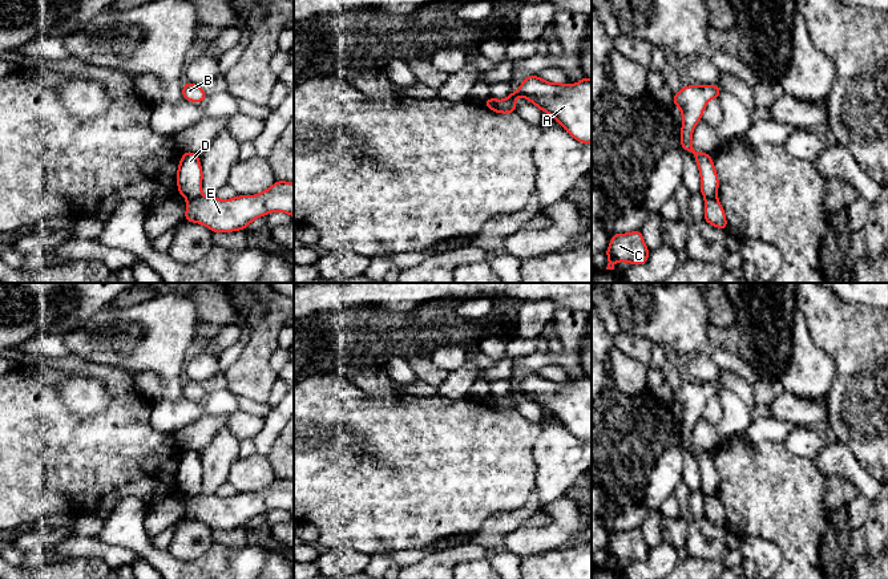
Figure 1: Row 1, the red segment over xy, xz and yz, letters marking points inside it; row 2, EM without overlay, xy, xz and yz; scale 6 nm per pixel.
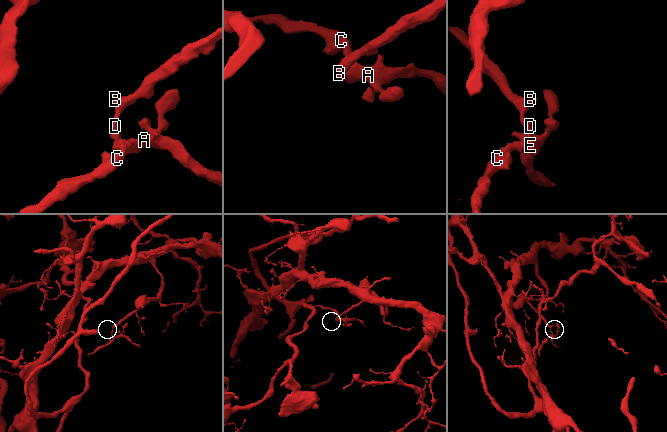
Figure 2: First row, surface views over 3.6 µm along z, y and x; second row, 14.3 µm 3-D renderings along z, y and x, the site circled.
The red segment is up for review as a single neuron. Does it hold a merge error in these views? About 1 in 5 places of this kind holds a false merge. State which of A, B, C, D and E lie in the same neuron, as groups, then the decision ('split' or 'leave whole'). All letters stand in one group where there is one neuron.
groups A C E / B D; split

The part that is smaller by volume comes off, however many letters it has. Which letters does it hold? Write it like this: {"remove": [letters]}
{"remove": ["A", "C", "E"]}

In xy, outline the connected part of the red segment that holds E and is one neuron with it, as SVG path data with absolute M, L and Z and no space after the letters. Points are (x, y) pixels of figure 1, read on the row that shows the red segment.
M277 181L257 195L238 195L233 199L199 197L187 199L183 220L201 223L211 232L247 230L257 218L280 211L294 218L294 183Z

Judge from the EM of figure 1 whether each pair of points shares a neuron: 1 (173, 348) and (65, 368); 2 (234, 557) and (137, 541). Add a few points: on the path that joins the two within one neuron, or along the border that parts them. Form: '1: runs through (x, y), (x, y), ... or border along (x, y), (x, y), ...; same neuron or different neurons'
1: border along (71, 353), (88, 361), (117, 367), (122, 371); different neurons
2: runs through (210, 565), (168, 565), (161, 561); same neuron

